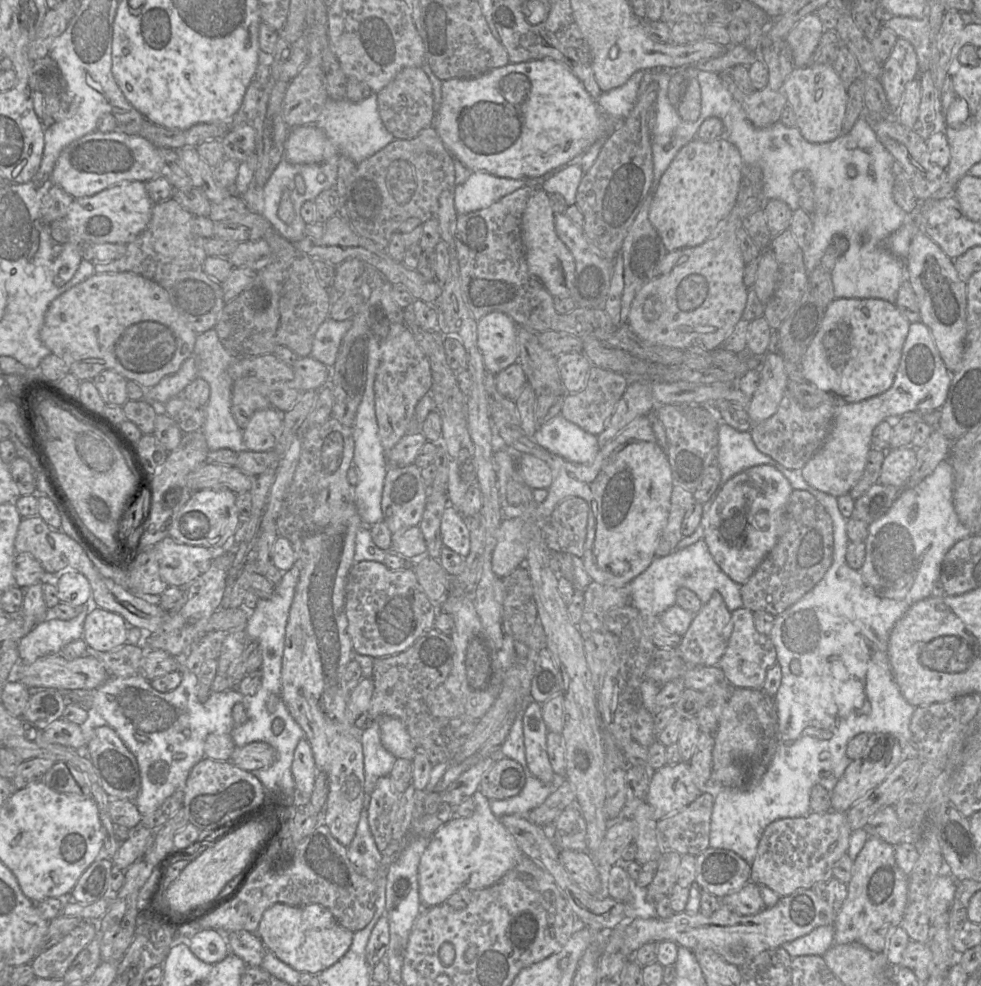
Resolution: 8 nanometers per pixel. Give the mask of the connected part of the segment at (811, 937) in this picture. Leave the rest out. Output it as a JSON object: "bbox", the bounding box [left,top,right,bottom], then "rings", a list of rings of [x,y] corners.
{"bbox":[781,925,834,958],"rings":[[[833,925],[820,926],[794,941],[784,943],[781,947],[792,958],[805,955],[823,956],[834,944],[833,937]]]}

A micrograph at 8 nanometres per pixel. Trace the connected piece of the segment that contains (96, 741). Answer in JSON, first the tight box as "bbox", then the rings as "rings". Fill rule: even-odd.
{"bbox":[86,725,141,801],"rings":[[[102,725],[94,728],[86,746],[86,755],[91,760],[100,784],[110,799],[134,801],[137,798],[141,787],[137,760],[112,727]]]}

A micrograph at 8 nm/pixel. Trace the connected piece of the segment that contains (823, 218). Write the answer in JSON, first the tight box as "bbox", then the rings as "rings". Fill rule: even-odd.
{"bbox":[651,66,909,303],"rings":[[[690,66],[675,69],[659,69],[653,71],[653,81],[659,85],[655,107],[657,110],[656,124],[651,131],[651,149],[653,159],[653,181],[651,187],[657,187],[664,172],[687,143],[696,138],[701,124],[709,117],[718,117],[724,124],[724,136],[739,150],[745,166],[757,165],[764,175],[764,184],[760,197],[764,200],[779,199],[784,201],[794,212],[799,207],[797,189],[792,183],[795,172],[808,171],[814,188],[815,210],[812,214],[813,230],[809,247],[803,251],[804,264],[810,275],[821,264],[831,239],[836,234],[842,234],[849,241],[849,248],[836,262],[831,272],[835,298],[878,298],[895,303],[901,283],[907,279],[905,261],[896,257],[884,247],[886,238],[898,230],[909,218],[903,209],[895,202],[892,194],[894,174],[891,166],[895,159],[879,141],[864,117],[860,117],[850,132],[842,134],[837,139],[827,143],[810,143],[803,138],[797,127],[787,127],[780,121],[766,128],[756,128],[748,120],[741,105],[729,92],[720,74],[698,71]],[[675,73],[689,73],[696,77],[701,91],[701,112],[695,122],[684,121],[672,106],[668,98],[668,85]],[[848,166],[854,166],[856,176],[850,178],[847,174]]]}

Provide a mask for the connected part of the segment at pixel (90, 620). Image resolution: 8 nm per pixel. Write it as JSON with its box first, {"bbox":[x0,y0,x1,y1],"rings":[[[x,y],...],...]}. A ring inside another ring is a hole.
{"bbox":[82,606,127,651],"rings":[[[97,606],[85,618],[82,638],[95,651],[118,650],[127,644],[126,620],[118,613]]]}

